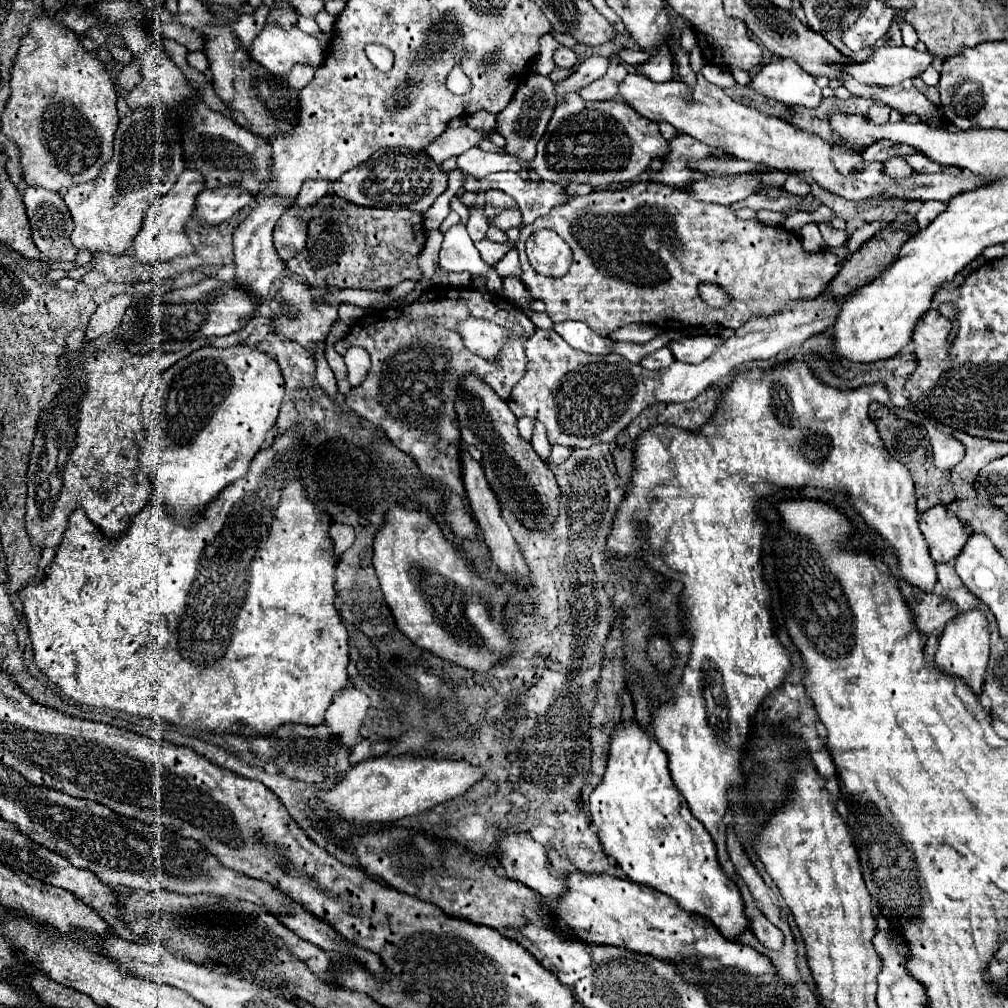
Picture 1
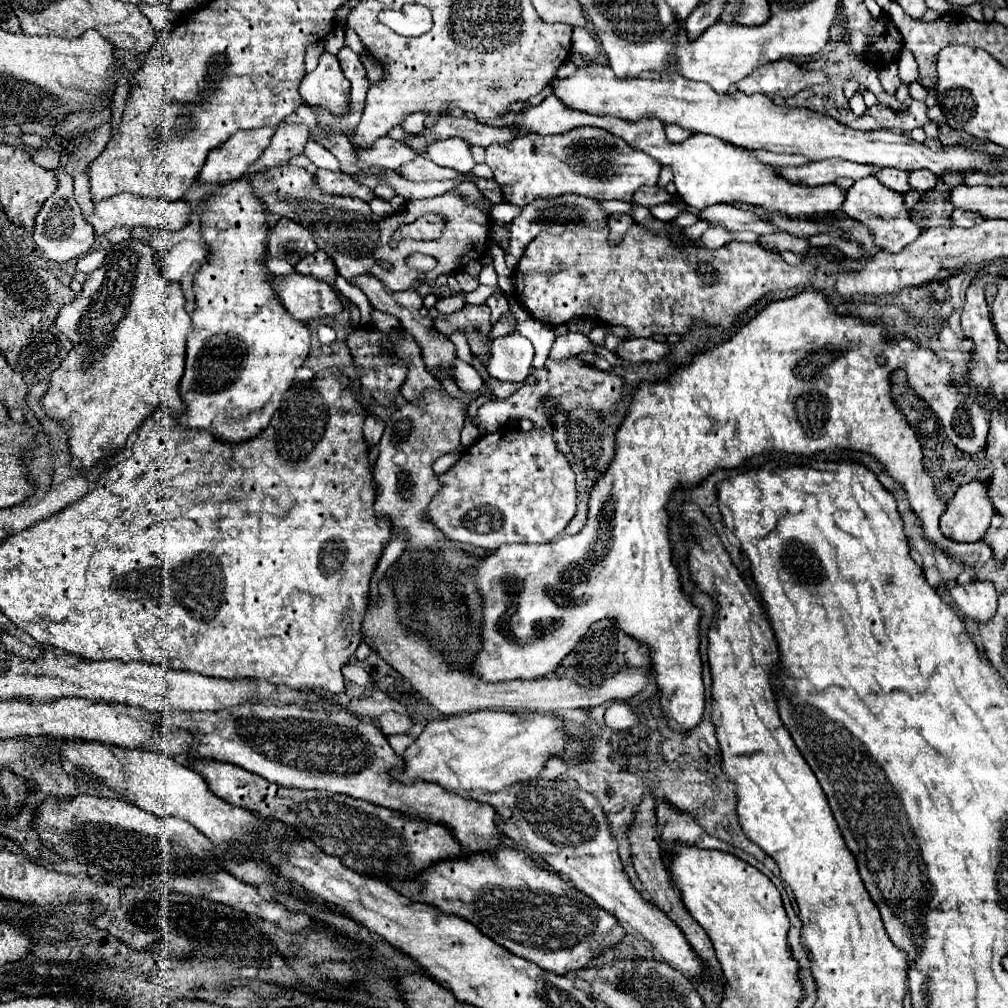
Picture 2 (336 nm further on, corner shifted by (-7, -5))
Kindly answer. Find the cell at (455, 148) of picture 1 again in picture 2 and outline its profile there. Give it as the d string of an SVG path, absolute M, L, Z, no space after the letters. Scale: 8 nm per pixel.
M390 137L378 139L370 149L358 149L358 159L360 159L362 167L382 165L382 167L398 171L404 163L408 163L416 157L418 157L416 151L412 151L408 145L394 141Z

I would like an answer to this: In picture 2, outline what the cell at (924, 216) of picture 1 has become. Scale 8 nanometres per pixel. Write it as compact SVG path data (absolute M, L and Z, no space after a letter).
M954 209L952 213L952 225L956 227L974 227L976 223L982 221L982 217L978 213L972 213L972 211L964 211L964 209Z

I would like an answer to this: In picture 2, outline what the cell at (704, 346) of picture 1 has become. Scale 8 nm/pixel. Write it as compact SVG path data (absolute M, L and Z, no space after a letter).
M624 339L624 343L616 349L616 353L624 361L662 361L670 355L670 345L668 343L658 343L654 339Z

